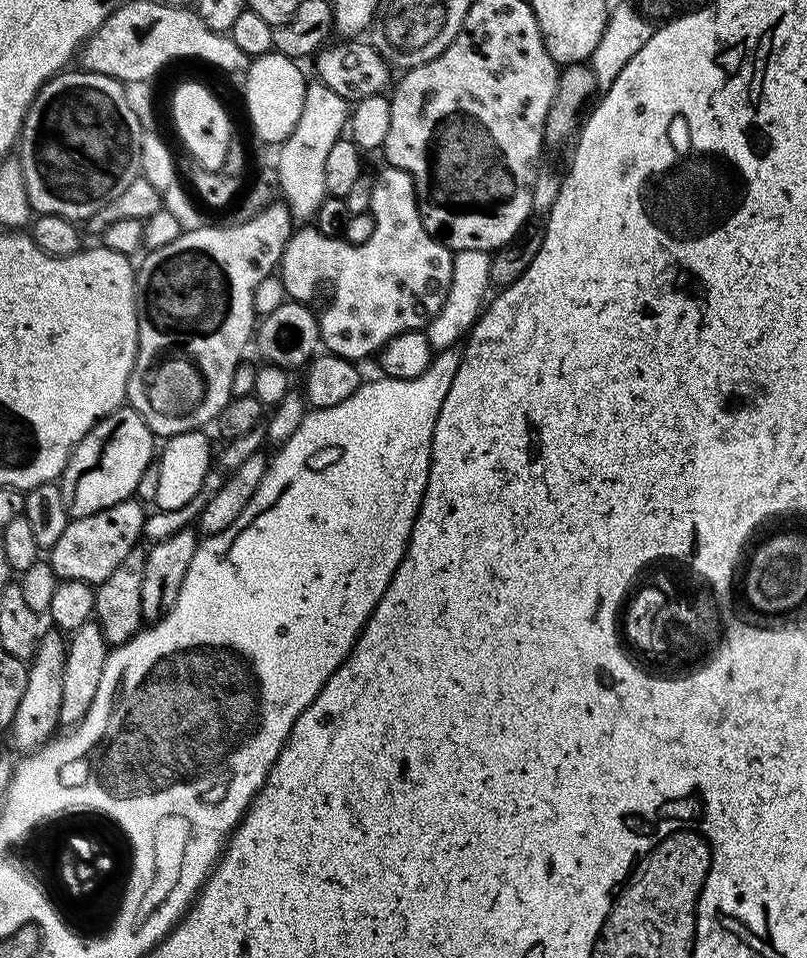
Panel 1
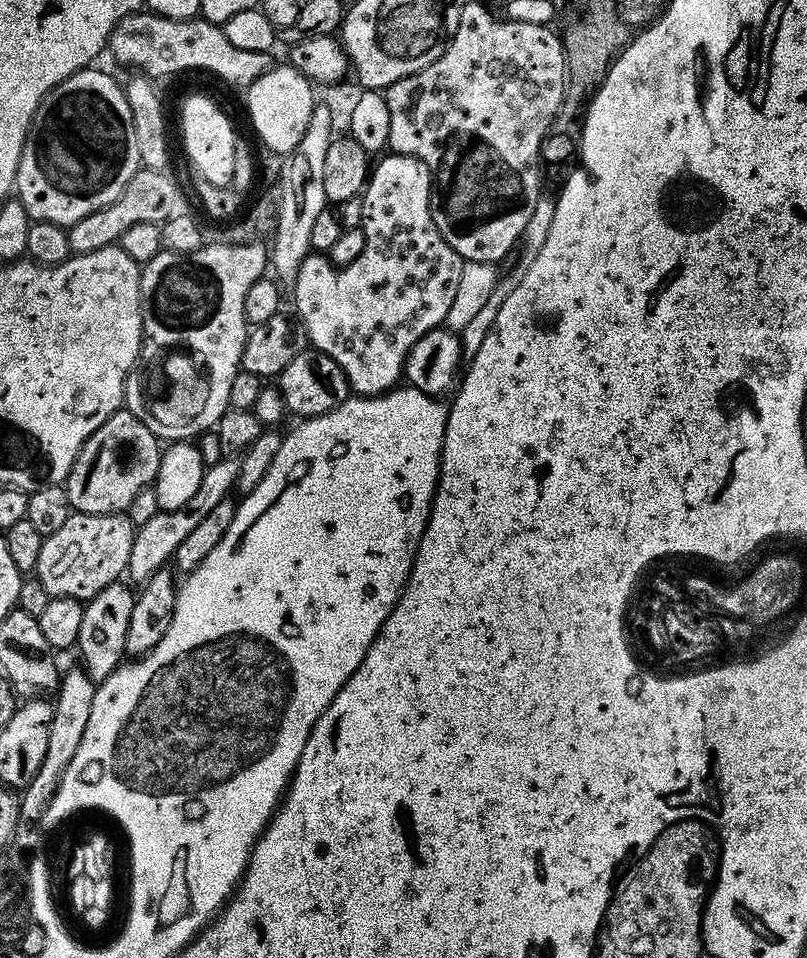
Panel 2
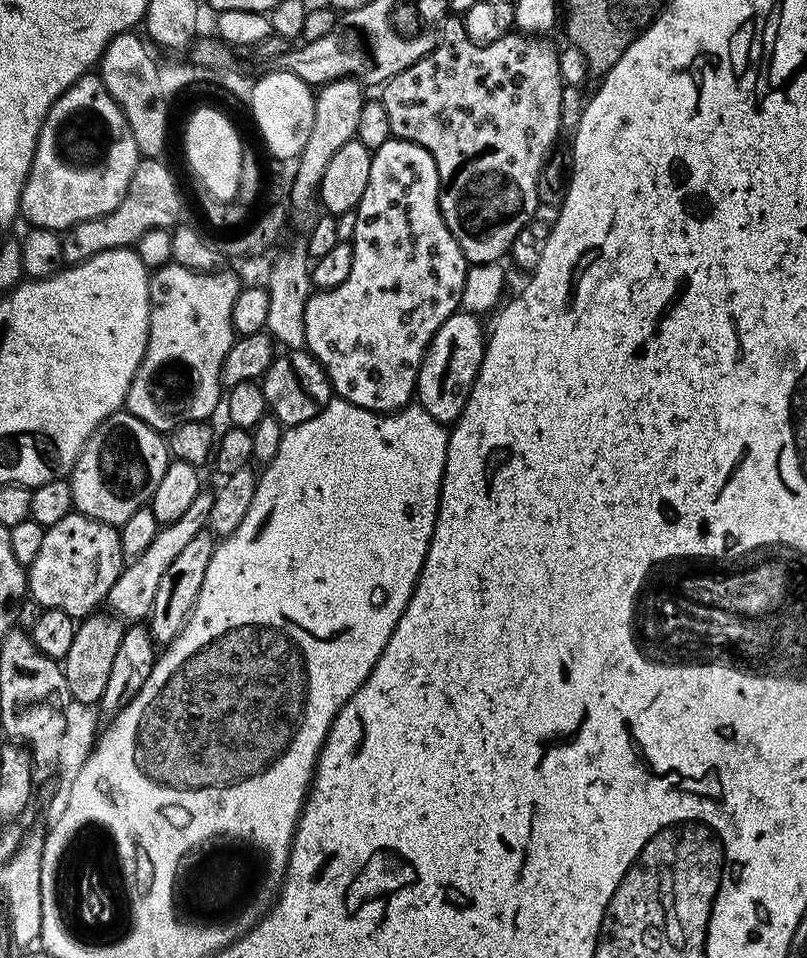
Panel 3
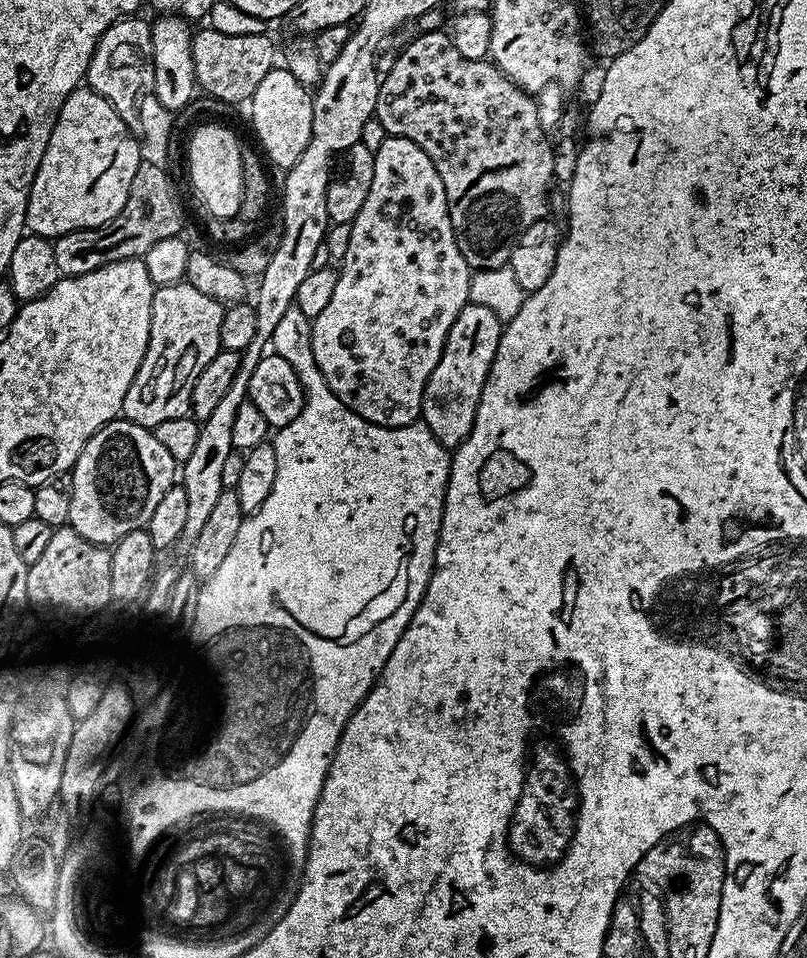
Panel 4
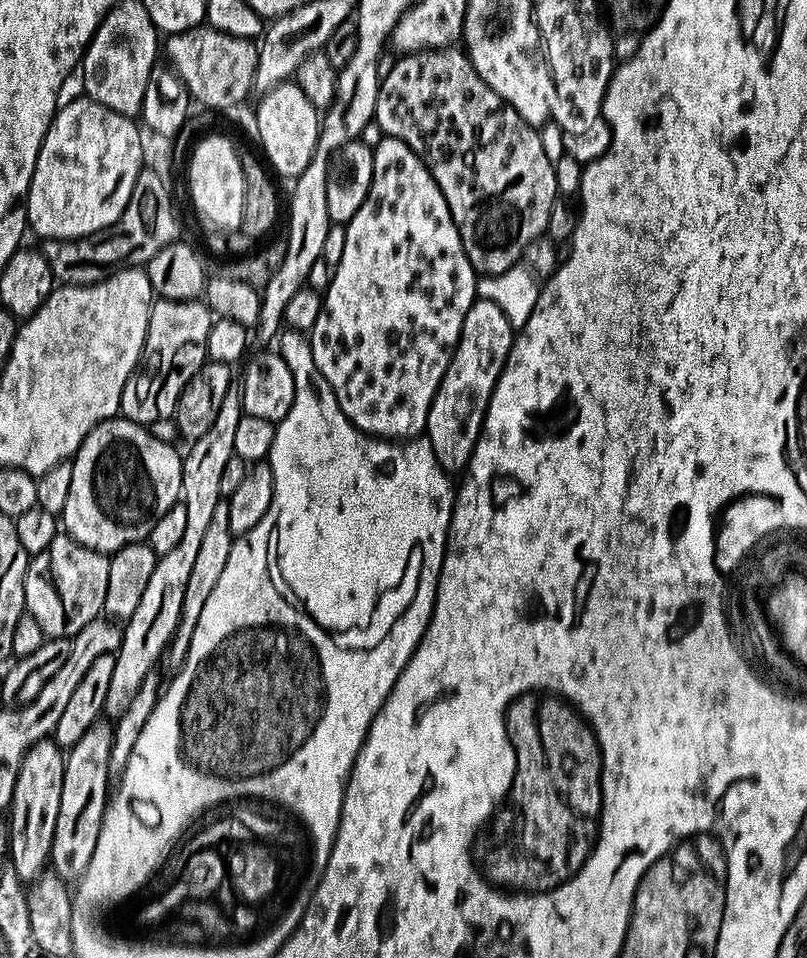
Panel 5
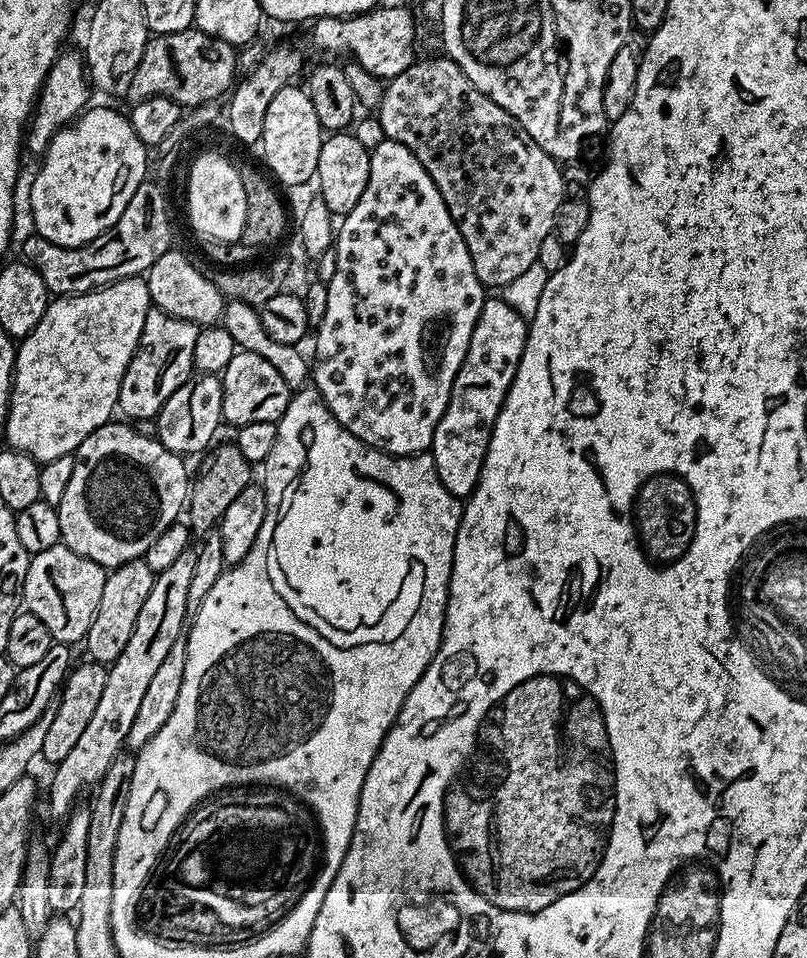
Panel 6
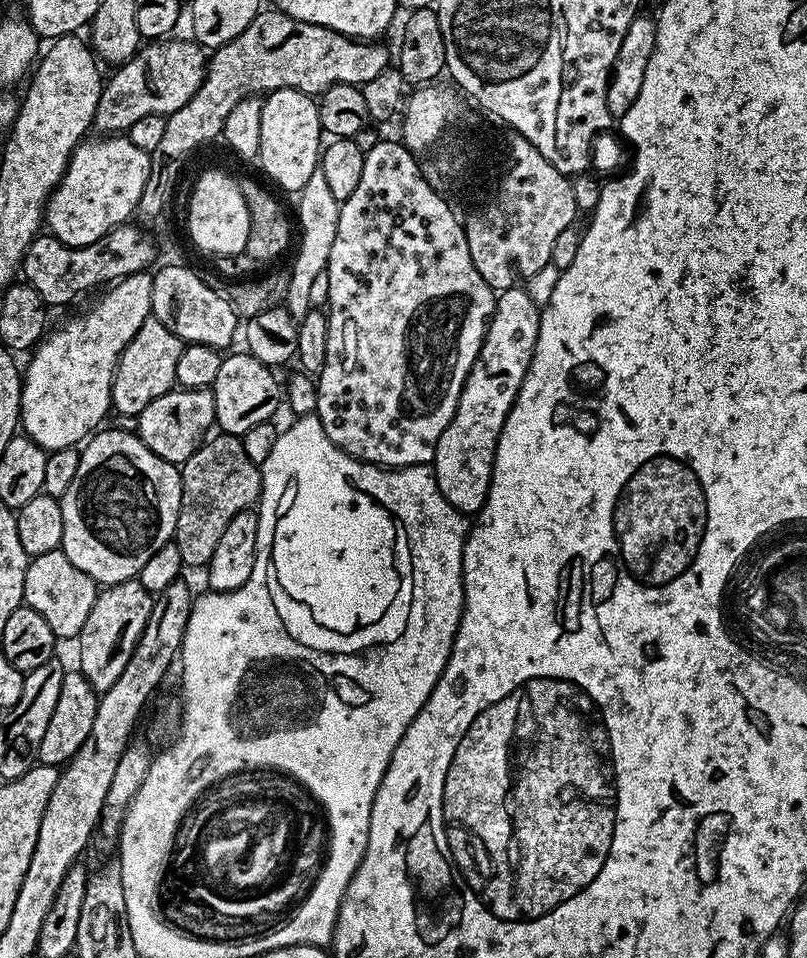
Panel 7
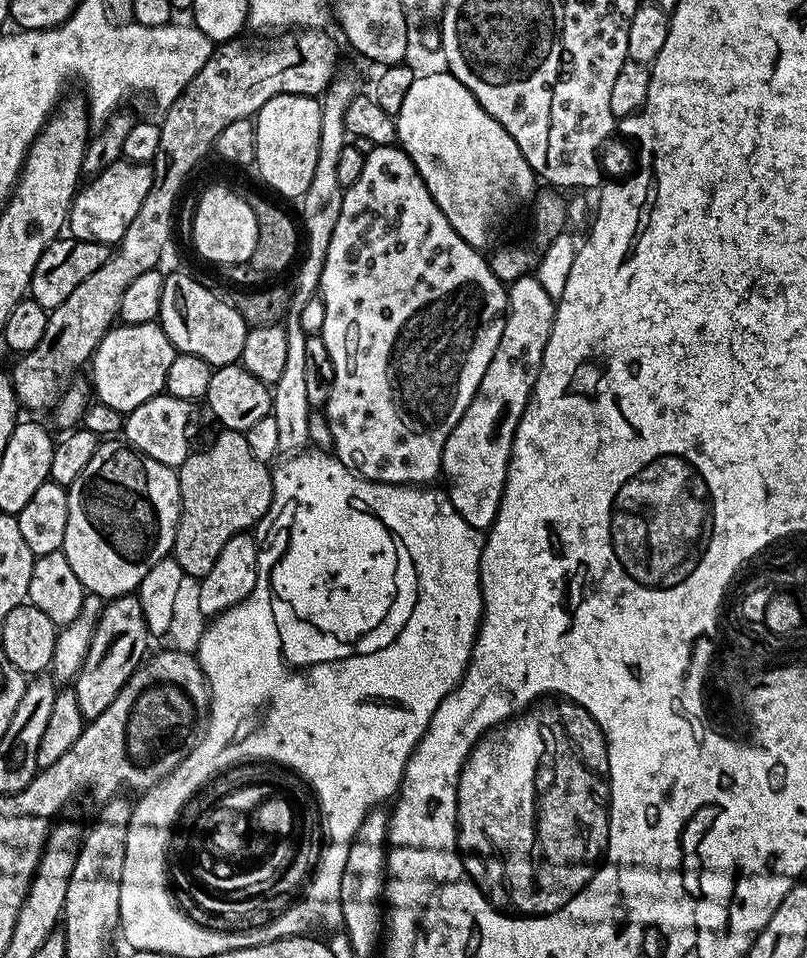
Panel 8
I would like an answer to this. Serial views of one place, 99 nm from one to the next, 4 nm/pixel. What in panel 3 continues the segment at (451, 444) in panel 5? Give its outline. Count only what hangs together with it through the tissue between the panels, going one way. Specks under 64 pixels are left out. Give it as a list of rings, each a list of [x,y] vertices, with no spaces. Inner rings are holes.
[[[457,310],[453,316],[446,318],[446,322],[442,322],[422,358],[414,396],[419,407],[425,408],[430,418],[434,418],[439,424],[455,424],[470,398],[470,390],[482,366],[486,343],[486,328],[480,322],[482,320],[479,315]]]

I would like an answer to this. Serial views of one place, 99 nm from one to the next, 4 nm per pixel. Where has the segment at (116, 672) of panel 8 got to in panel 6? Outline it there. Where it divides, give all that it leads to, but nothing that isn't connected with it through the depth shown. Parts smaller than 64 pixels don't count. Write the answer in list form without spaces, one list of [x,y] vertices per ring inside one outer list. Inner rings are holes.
[[[144,559],[131,560],[122,566],[111,569],[106,578],[106,586],[102,586],[102,599],[98,602],[98,610],[94,614],[94,622],[90,626],[86,637],[88,652],[93,661],[98,664],[110,666],[126,650],[126,642],[130,642],[130,634],[134,634],[134,626],[138,622],[138,610],[142,610],[142,602],[146,602],[150,594],[150,586],[154,586],[156,573],[150,570],[150,566]]]

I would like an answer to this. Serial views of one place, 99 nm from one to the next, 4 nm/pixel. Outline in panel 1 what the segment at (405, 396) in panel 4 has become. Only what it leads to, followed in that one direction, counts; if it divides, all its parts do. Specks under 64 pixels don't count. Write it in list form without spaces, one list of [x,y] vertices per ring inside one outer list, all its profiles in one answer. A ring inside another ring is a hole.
[[[393,167],[387,171],[392,184],[384,184],[381,188],[379,185],[378,198],[372,201],[370,211],[376,217],[376,225],[374,234],[370,234],[370,242],[349,244],[341,237],[322,234],[315,226],[300,226],[286,242],[286,250],[280,255],[278,265],[278,275],[288,300],[312,302],[319,284],[332,287],[328,305],[318,312],[320,342],[331,355],[349,362],[361,362],[367,356],[379,353],[398,334],[426,329],[442,310],[450,292],[454,271],[453,252],[435,240],[426,226],[422,226],[420,203],[410,174]]]

